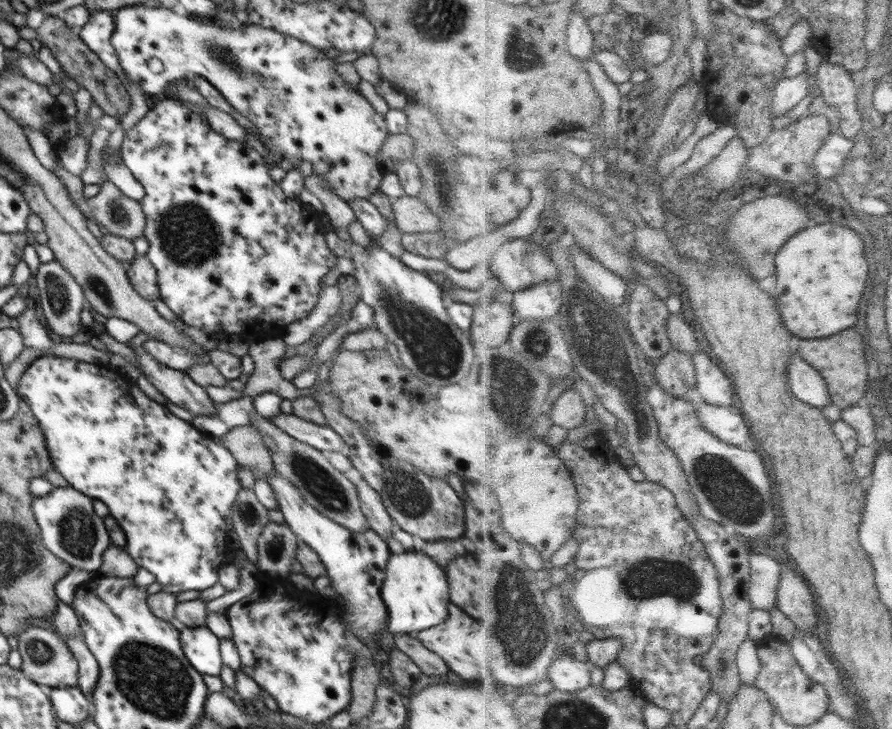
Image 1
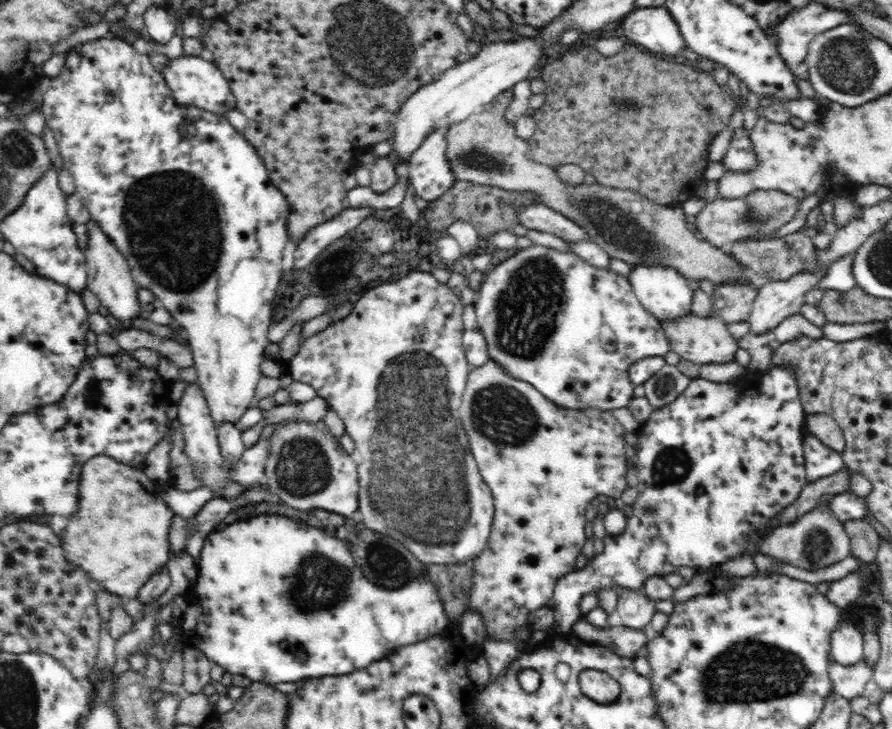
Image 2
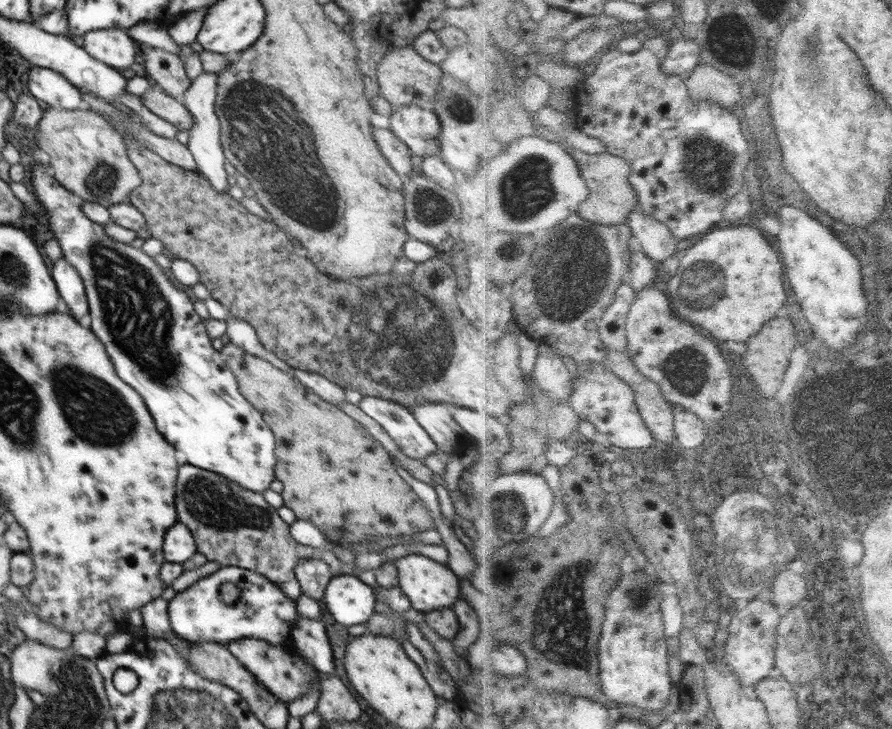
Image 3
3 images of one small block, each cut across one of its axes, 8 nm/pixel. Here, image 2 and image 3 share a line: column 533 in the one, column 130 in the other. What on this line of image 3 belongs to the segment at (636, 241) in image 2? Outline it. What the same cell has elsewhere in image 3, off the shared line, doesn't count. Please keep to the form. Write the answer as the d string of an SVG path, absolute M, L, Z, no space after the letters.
M44 106L44 114L35 132L38 147L49 156L53 178L84 201L106 208L128 202L130 194L142 182L138 169L127 154L129 143L126 137L122 137L106 118L95 111Z

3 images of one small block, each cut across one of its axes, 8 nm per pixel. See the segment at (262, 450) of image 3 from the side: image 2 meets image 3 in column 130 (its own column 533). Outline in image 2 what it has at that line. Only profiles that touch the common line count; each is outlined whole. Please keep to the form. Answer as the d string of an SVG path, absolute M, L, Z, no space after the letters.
M540 245L519 249L515 255L502 261L489 274L486 274L473 305L475 306L475 315L478 320L477 328L486 337L489 360L500 363L500 367L504 367L506 374L516 378L516 380L523 380L532 385L536 391L544 395L554 405L567 408L568 410L570 408L572 410L597 408L606 412L606 410L628 407L635 398L635 386L630 381L628 369L644 358L664 357L671 351L670 342L661 324L656 321L653 314L650 314L640 304L628 278L614 269L602 270L601 268L596 268L588 264L582 257L574 254L574 252L560 252L559 250Z

